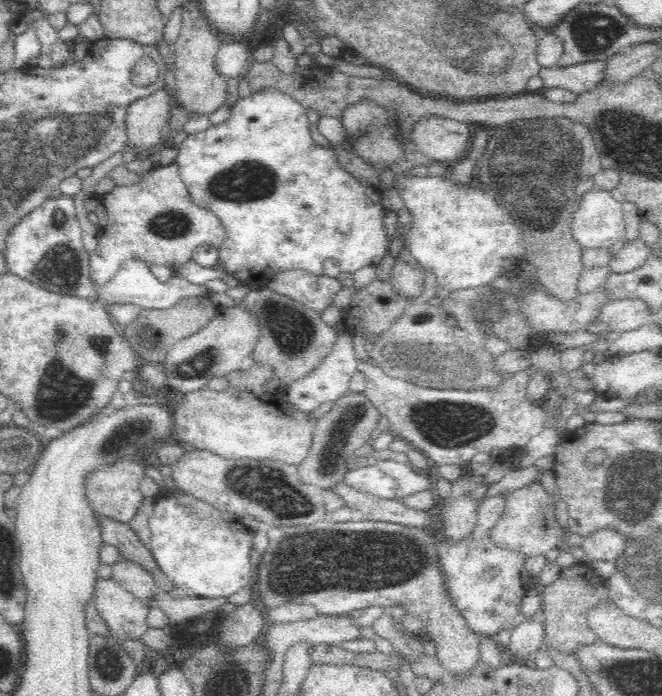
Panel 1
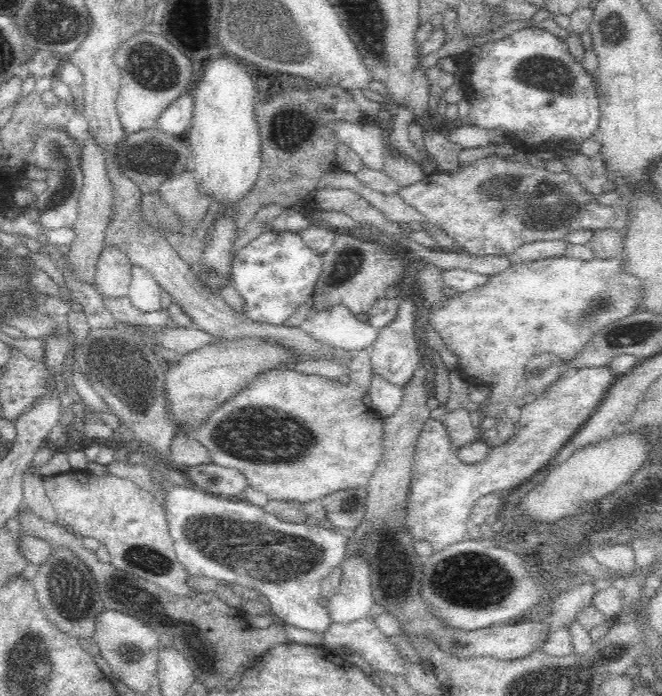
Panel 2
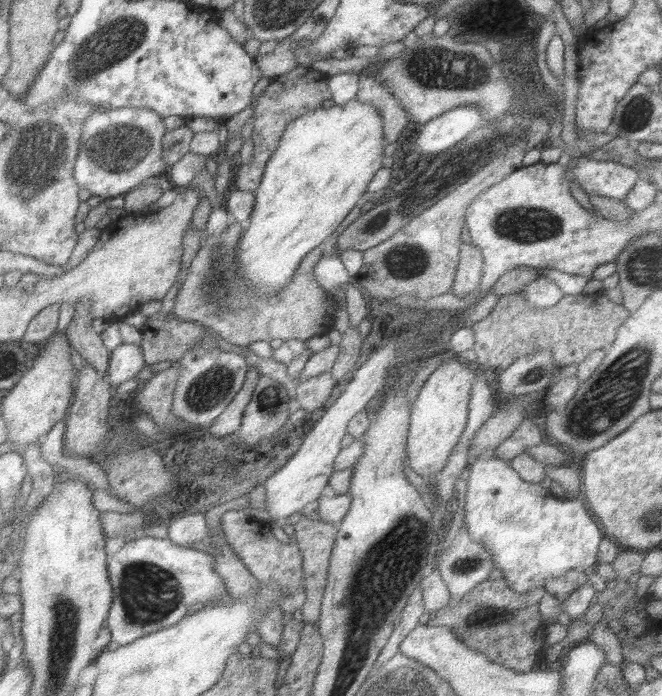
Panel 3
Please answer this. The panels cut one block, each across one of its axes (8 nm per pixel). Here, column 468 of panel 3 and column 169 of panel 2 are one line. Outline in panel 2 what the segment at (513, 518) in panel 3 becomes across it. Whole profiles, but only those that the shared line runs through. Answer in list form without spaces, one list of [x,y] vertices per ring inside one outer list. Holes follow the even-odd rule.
[[[154,472],[154,478],[168,486],[168,504],[164,508],[168,512],[168,526],[176,542],[178,560],[192,578],[212,578],[226,584],[240,584],[246,592],[256,590],[268,596],[278,620],[300,630],[314,632],[320,638],[318,648],[344,662],[352,660],[346,648],[328,644],[326,636],[334,620],[332,612],[318,604],[322,598],[324,578],[328,578],[342,566],[342,560],[348,558],[348,534],[324,530],[320,526],[284,524],[246,500],[222,500],[204,494],[194,486],[180,488],[158,472]]]

